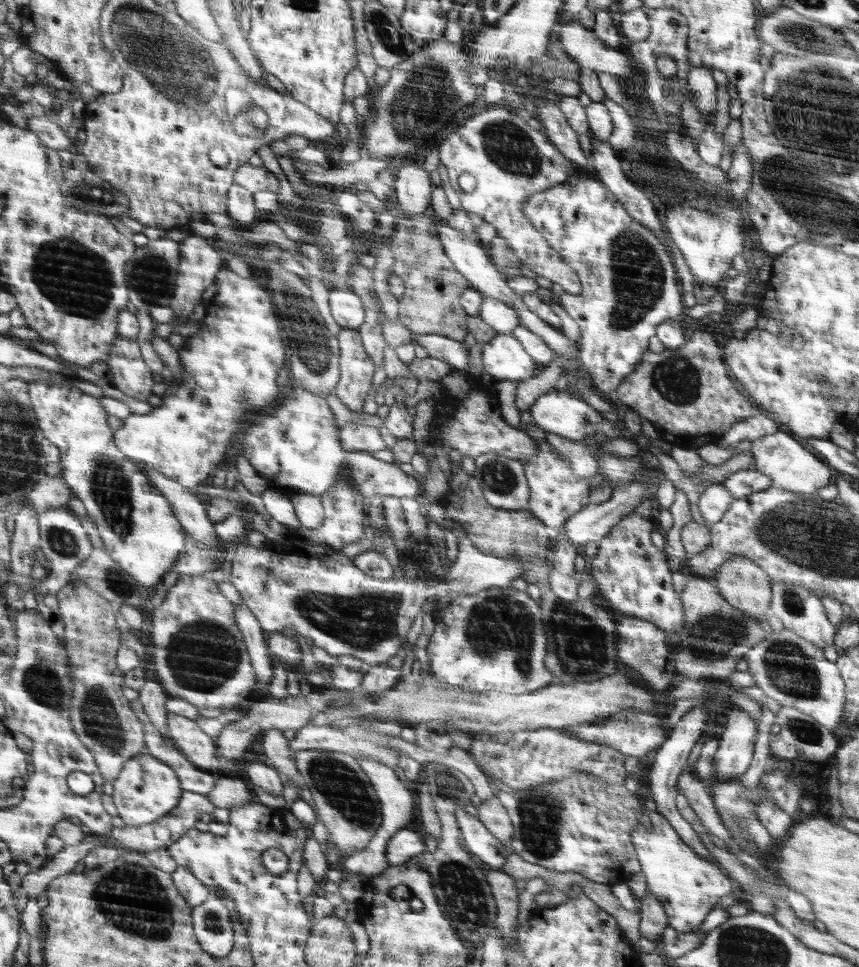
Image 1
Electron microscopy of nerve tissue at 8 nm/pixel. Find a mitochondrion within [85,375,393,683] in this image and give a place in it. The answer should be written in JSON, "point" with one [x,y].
{"point":[115,582]}

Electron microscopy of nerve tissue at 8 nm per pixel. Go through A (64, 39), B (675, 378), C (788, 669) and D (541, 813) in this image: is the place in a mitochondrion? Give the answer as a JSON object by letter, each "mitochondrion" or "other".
{"A":"other","B":"mitochondrion","C":"mitochondrion","D":"mitochondrion"}

